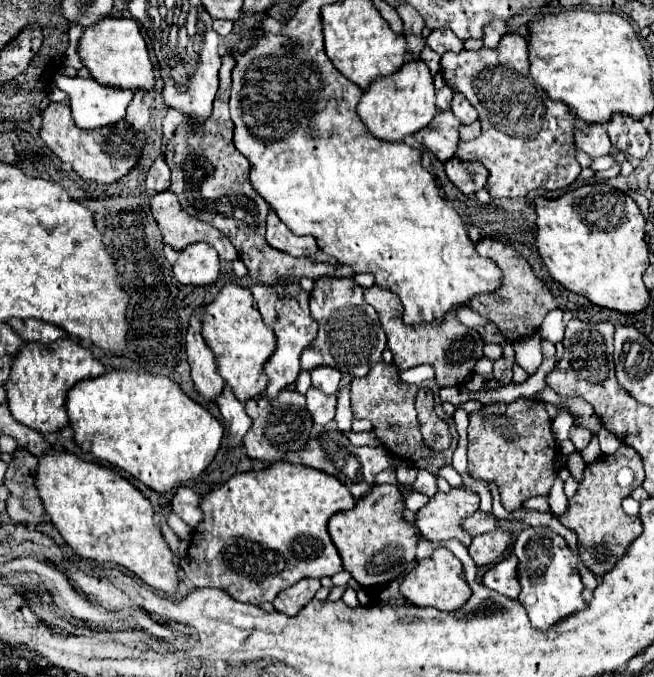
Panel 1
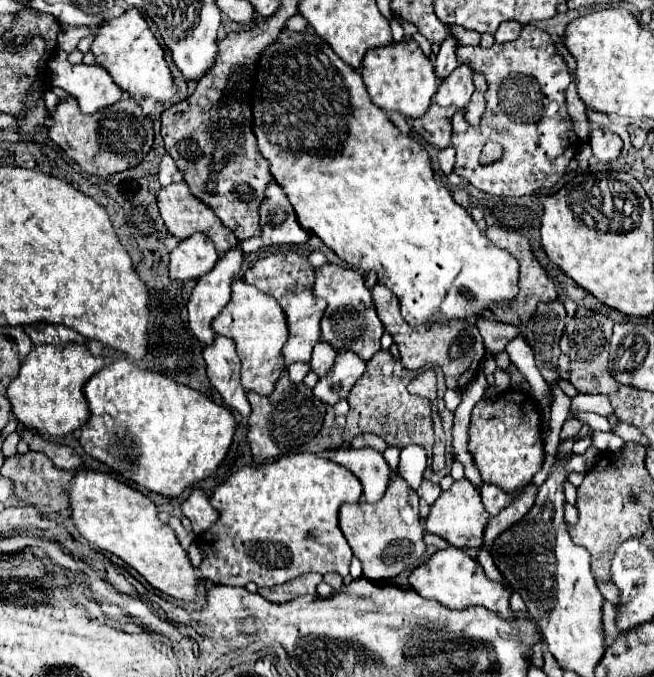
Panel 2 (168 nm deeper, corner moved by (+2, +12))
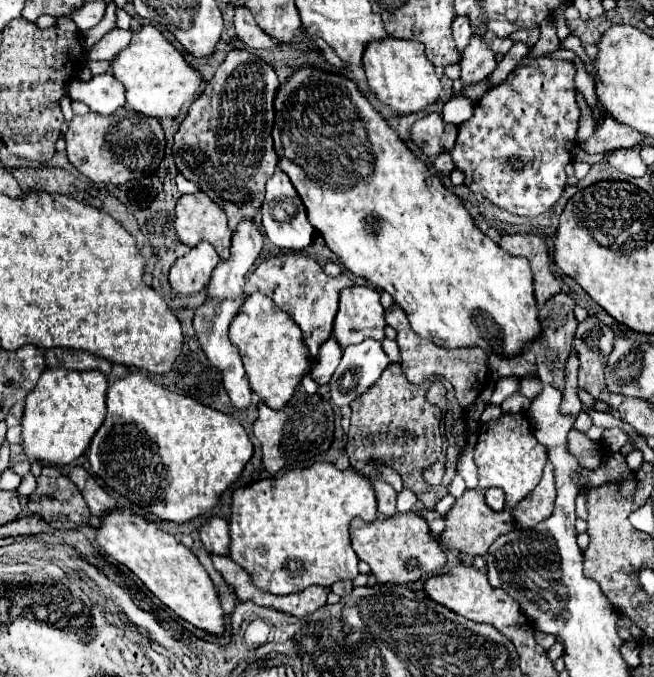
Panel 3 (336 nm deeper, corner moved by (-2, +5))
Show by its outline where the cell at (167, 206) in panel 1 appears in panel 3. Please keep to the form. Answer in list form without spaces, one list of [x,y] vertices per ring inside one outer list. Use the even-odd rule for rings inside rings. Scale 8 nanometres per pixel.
[[[205,193],[181,195],[175,211],[175,231],[185,245],[195,247],[199,241],[209,241],[223,261],[229,259],[233,231],[227,225],[225,211],[213,199]]]

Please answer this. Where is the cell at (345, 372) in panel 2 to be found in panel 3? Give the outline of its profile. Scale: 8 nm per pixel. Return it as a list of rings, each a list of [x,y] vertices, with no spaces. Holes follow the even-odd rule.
[[[365,339],[357,345],[345,347],[343,359],[329,383],[331,401],[339,407],[349,405],[379,379],[389,363],[391,359],[375,339]]]

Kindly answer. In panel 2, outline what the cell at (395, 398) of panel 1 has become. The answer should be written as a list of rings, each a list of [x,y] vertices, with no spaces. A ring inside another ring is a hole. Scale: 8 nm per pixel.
[[[379,350],[365,368],[365,374],[355,382],[351,388],[347,400],[349,400],[349,414],[347,424],[343,428],[343,438],[351,442],[361,432],[373,432],[389,446],[405,448],[409,444],[423,446],[427,450],[427,458],[431,458],[431,446],[433,446],[433,420],[431,420],[431,402],[413,396],[407,392],[409,380],[415,376],[415,372],[401,366],[399,360],[391,358],[389,352]]]

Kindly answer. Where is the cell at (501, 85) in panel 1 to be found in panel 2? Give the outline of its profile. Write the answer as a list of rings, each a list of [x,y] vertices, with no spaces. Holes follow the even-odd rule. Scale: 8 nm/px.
[[[527,24],[523,26],[521,34],[513,42],[505,44],[493,44],[491,48],[483,46],[459,46],[457,48],[457,60],[469,62],[473,72],[479,72],[487,80],[487,110],[481,118],[479,128],[471,126],[453,126],[453,138],[451,146],[457,150],[457,162],[455,162],[455,174],[467,178],[469,184],[483,190],[491,196],[523,196],[531,194],[539,188],[551,188],[557,184],[557,180],[565,174],[569,162],[575,158],[575,152],[579,150],[579,140],[573,134],[573,124],[567,116],[567,104],[565,104],[565,88],[571,84],[569,68],[561,54],[557,52],[551,36],[547,32]],[[485,142],[497,142],[503,146],[501,160],[483,166],[479,162],[479,154],[483,150]]]

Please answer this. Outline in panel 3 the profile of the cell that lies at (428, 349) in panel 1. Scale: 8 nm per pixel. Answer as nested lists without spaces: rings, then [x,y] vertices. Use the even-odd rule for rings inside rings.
[[[393,305],[385,311],[385,319],[387,325],[391,325],[397,331],[397,345],[399,345],[399,355],[401,355],[401,367],[405,377],[415,383],[421,385],[427,379],[437,377],[445,377],[457,395],[457,401],[461,407],[469,407],[477,401],[479,393],[485,389],[485,381],[487,381],[487,353],[479,351],[479,349],[457,349],[457,351],[445,351],[441,347],[437,347],[435,343],[429,343],[429,339],[421,339],[413,333],[413,329],[409,327],[407,315],[399,305]]]

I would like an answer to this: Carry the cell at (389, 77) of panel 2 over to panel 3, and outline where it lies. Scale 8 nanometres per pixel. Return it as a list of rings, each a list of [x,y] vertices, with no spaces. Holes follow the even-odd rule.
[[[385,37],[367,45],[363,53],[363,69],[367,83],[377,99],[397,113],[417,113],[435,103],[441,93],[441,81],[435,75],[433,63],[425,55],[425,47],[419,41]]]

